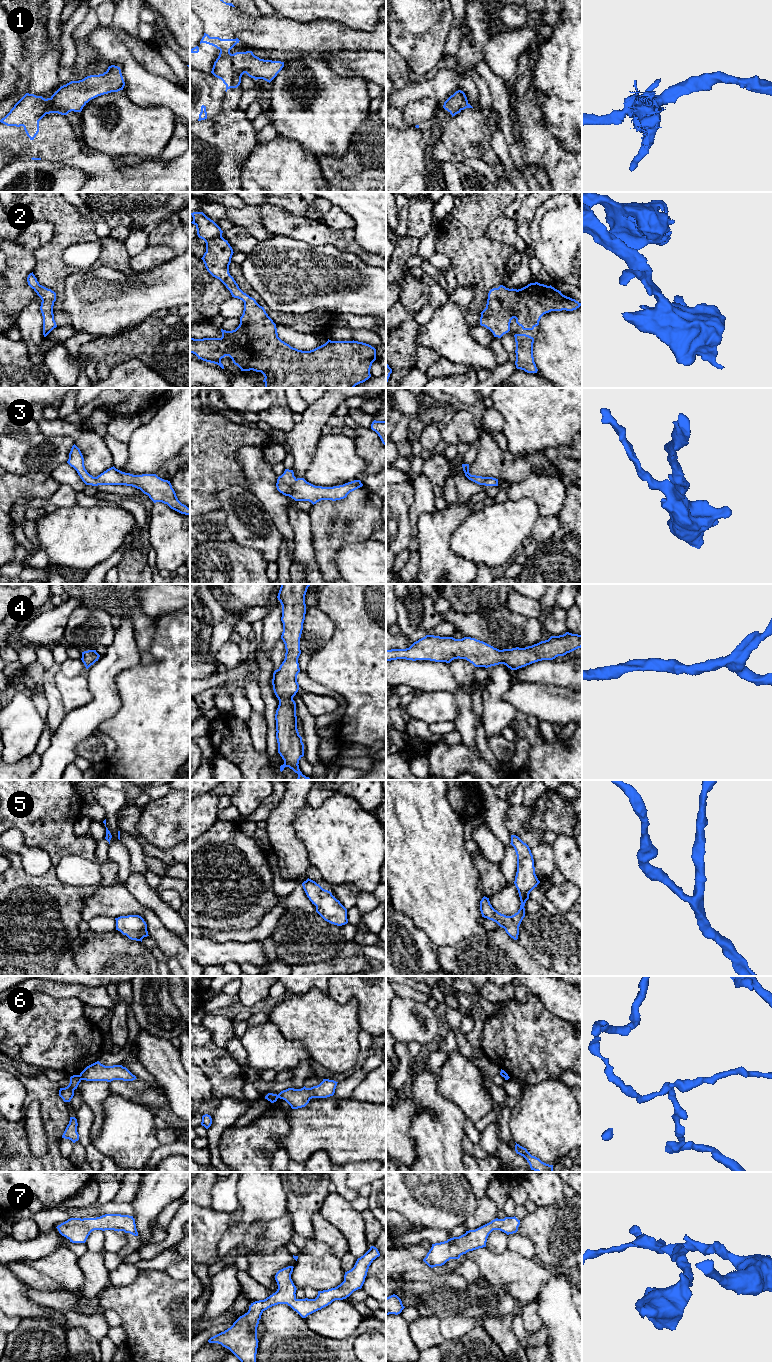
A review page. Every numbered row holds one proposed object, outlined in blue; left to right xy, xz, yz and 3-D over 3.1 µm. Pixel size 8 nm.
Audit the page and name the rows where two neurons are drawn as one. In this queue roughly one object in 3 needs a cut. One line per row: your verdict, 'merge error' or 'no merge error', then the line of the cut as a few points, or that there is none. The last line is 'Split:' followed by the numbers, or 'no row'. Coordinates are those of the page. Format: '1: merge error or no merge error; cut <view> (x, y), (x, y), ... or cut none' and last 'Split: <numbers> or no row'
1: no merge error; cut none
2: no merge error; cut none
3: no merge error; cut none
4: no merge error; cut none
5: no merge error; cut none
6: merge error; cut xy (79, 1075), (82, 1079)
7: no merge error; cut none
Split: 6

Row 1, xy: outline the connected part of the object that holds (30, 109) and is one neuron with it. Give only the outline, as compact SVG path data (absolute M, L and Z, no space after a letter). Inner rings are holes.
M111 65L103 74L90 75L61 86L47 99L26 93L0 122L7 126L23 126L30 140L34 140L39 132L39 121L46 114L81 112L90 100L123 90L124 86L120 67Z

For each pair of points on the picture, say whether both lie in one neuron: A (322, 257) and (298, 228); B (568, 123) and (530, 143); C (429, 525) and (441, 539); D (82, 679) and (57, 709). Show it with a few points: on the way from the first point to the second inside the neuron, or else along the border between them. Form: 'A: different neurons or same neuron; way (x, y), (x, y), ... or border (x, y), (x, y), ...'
A: different neurons; border (291, 237), (312, 245), (333, 245), (336, 248)
B: different neurons; border (542, 110), (545, 126), (567, 149)
C: same neuron; way (432, 528), (438, 536)
D: different neurons; border (54, 680), (66, 713)

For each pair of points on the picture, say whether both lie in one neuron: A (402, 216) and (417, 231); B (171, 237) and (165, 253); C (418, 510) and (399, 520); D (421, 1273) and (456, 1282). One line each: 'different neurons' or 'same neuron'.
A: different neurons
B: different neurons
C: different neurons
D: same neuron

